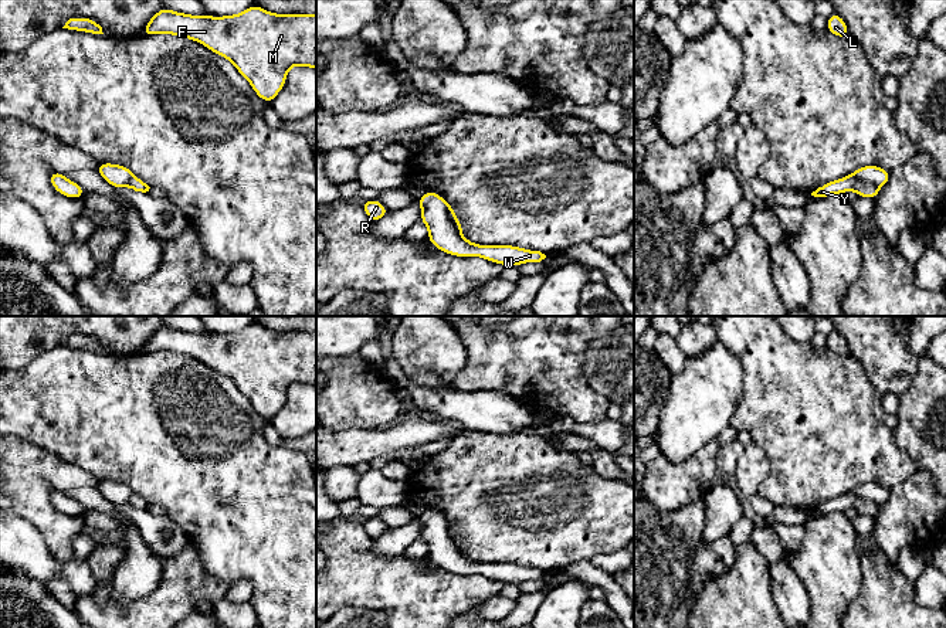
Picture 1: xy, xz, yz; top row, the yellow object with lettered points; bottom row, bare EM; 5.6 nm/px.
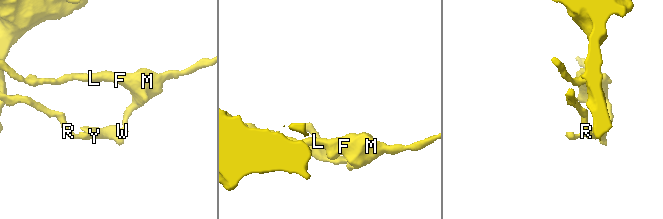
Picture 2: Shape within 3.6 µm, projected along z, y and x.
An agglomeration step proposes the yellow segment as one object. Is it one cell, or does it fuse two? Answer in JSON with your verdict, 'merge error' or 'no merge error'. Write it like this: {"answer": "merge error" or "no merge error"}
{"answer": "merge error"}

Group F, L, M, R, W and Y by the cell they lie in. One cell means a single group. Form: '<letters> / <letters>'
F L M W / R Y

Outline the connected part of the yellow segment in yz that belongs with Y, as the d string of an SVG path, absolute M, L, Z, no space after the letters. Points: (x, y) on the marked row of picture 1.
M847 176L828 181L811 193L814 197L827 197L830 194L844 194L847 190L854 190L858 197L868 197L875 200L879 191L878 186L868 181L861 181L855 177Z

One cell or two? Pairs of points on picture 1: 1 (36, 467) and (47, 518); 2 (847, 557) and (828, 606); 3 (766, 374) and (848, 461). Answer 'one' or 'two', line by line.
1: one
2: one
3: one

